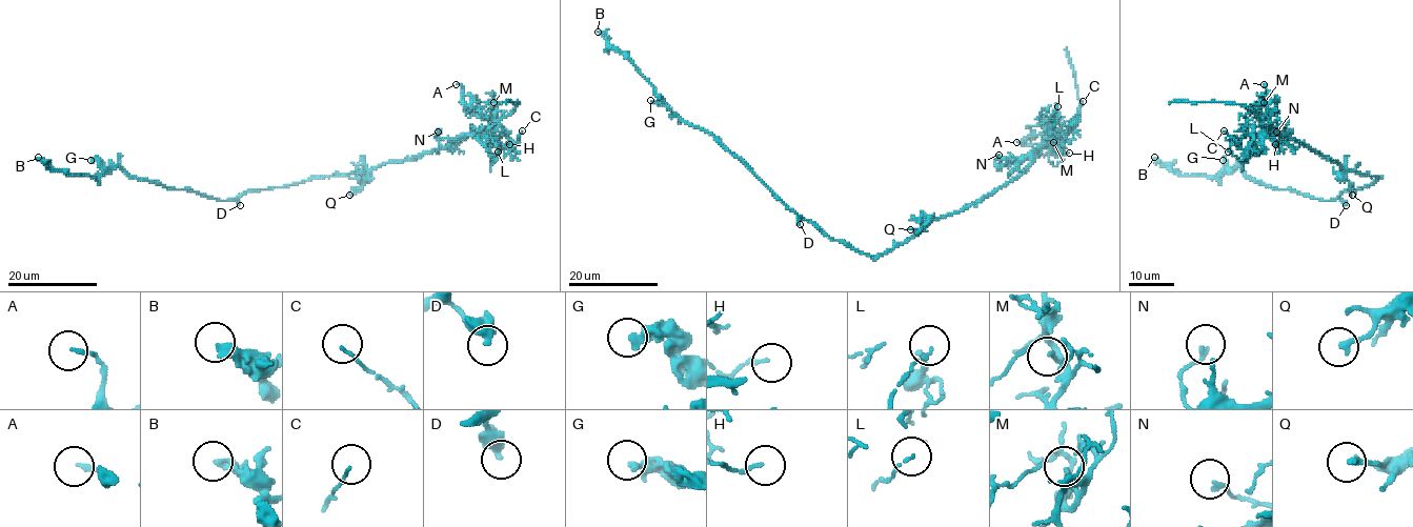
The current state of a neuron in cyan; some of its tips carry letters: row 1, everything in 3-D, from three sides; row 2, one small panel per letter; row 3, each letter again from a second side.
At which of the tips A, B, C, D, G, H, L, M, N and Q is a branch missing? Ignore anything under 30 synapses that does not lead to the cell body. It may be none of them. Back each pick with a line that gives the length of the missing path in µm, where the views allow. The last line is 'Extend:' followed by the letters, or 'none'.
Extend: none

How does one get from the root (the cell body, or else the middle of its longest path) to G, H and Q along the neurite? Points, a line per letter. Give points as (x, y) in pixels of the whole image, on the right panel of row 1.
G: (1375, 182), (1344, 190), (1335, 199), (1319, 200), (1260, 184), (1240, 167), (1228, 167), (1223, 160)
H: (1375, 182), (1378, 179), (1376, 177), (1346, 170), (1337, 162), (1306, 145), (1264, 128), (1265, 135), (1275, 144)
Q: (1375, 182), (1378, 179), (1376, 177), (1349, 170), (1346, 180), (1352, 195)

